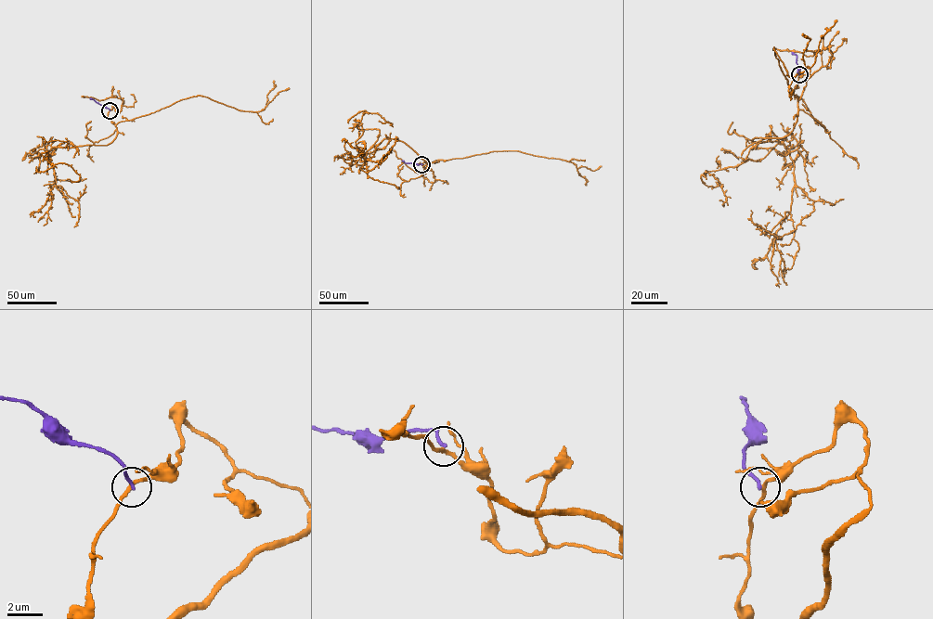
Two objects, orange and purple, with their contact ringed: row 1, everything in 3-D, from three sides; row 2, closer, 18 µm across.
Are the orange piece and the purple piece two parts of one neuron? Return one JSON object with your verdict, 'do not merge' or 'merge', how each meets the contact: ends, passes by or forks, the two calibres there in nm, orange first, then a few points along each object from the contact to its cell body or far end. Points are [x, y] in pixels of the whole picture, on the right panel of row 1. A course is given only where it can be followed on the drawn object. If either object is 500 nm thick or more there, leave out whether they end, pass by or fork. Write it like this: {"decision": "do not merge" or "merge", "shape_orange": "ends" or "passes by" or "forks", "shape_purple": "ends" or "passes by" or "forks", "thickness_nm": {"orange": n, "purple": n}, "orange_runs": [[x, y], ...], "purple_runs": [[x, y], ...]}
{"decision": "do not merge", "shape_orange": "passes by", "shape_purple": "ends", "thickness_nm": {"orange": 190, "purple": 180}, "orange_runs": [[799, 74], [809, 69], [793, 130], [751, 142], [783, 141], [762, 159], [704, 174], [719, 182], [720, 200]], "purple_runs": [[799, 74], [796, 56], [793, 52]]}

